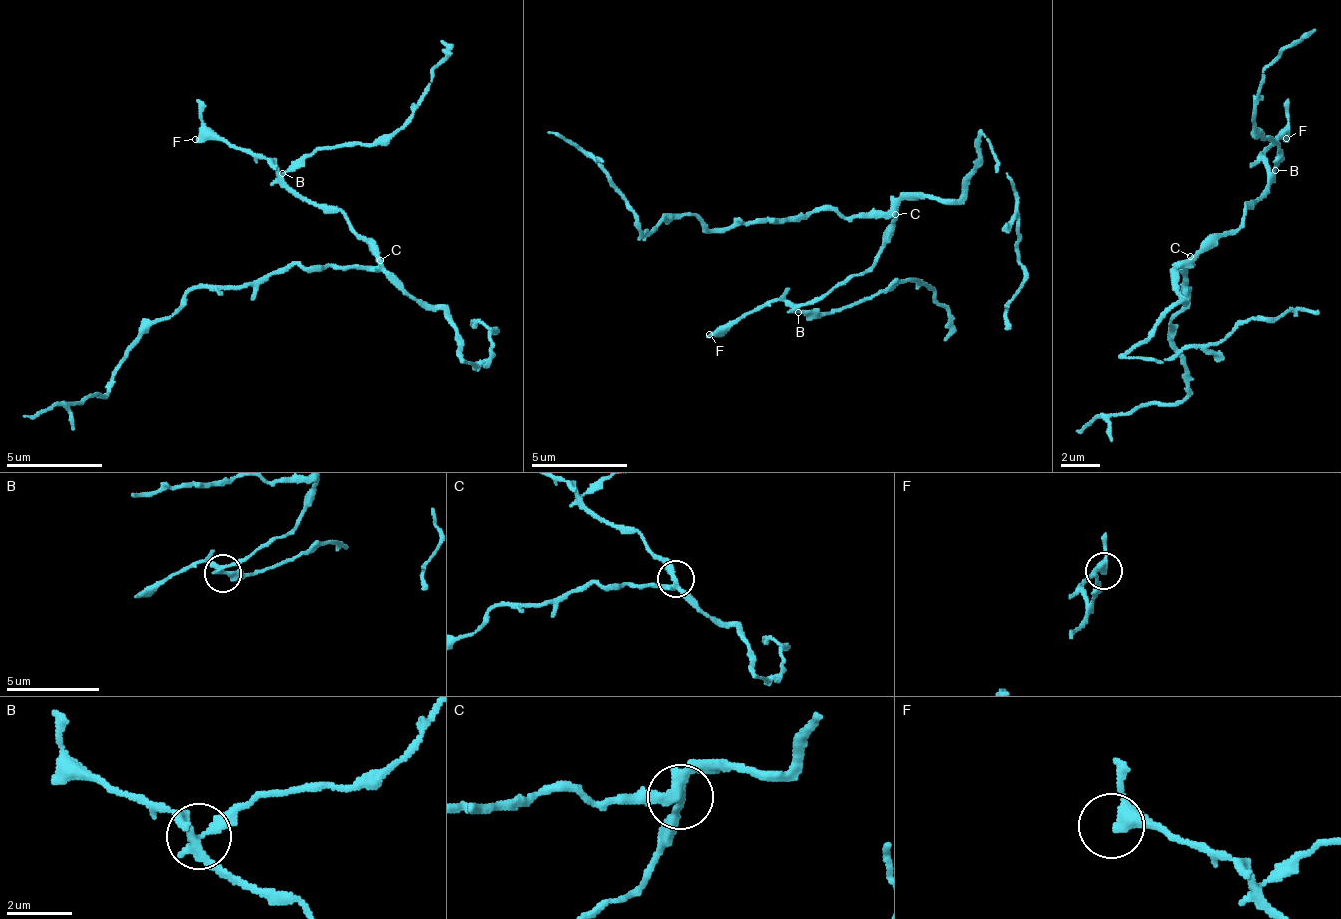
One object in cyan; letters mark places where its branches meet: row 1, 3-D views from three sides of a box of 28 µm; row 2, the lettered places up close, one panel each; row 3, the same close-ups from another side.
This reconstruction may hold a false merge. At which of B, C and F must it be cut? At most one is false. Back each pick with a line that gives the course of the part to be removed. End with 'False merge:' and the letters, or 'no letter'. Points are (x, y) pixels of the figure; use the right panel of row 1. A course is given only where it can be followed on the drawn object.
B: course (1276, 168), (1276, 143), (1263, 136), (1257, 105), (1264, 71), (1313, 27)
False merge: B

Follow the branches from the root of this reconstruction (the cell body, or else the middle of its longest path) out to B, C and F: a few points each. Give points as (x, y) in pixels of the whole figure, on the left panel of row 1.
B: (346, 265), (370, 265), (374, 260), (373, 251), (340, 214), (330, 214), (299, 196), (284, 181), (283, 172)
C: (346, 265), (375, 265), (380, 260)
F: (346, 265), (374, 260), (340, 214), (305, 200), (261, 157), (225, 138), (195, 139)

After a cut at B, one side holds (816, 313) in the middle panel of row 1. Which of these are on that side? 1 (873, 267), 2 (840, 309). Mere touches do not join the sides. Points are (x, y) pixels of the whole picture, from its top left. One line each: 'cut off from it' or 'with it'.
1: cut off from it
2: with it

